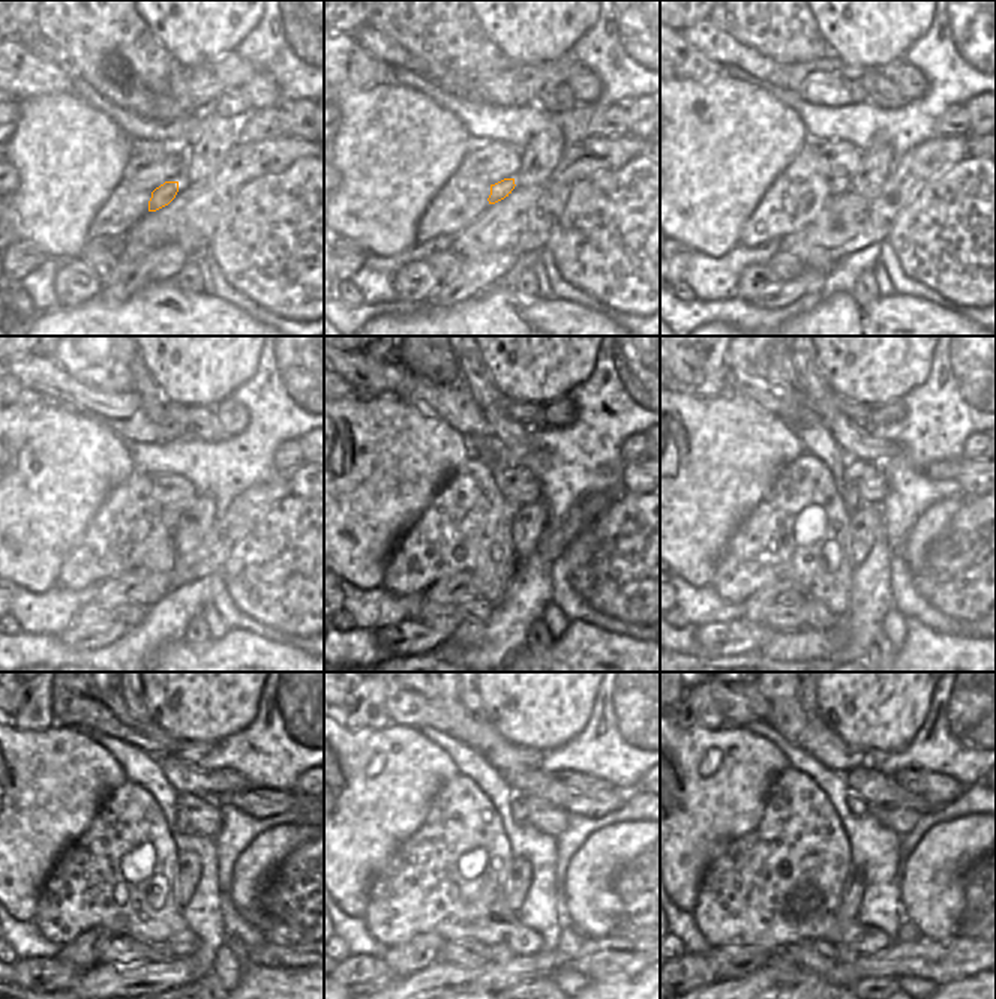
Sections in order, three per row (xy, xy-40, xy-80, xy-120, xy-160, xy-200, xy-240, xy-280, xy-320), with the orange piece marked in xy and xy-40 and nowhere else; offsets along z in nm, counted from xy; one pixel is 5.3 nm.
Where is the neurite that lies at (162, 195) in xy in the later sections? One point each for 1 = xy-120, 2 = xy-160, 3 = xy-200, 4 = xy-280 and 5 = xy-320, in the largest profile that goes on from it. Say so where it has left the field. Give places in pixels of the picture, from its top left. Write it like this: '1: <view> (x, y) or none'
1: xy-120 (170, 518)
2: xy-160 (512, 509)
3: xy-200 (851, 497)
4: xy-280 (518, 804)
5: xy-320 (855, 803)

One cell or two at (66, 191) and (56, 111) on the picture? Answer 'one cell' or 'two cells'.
one cell

